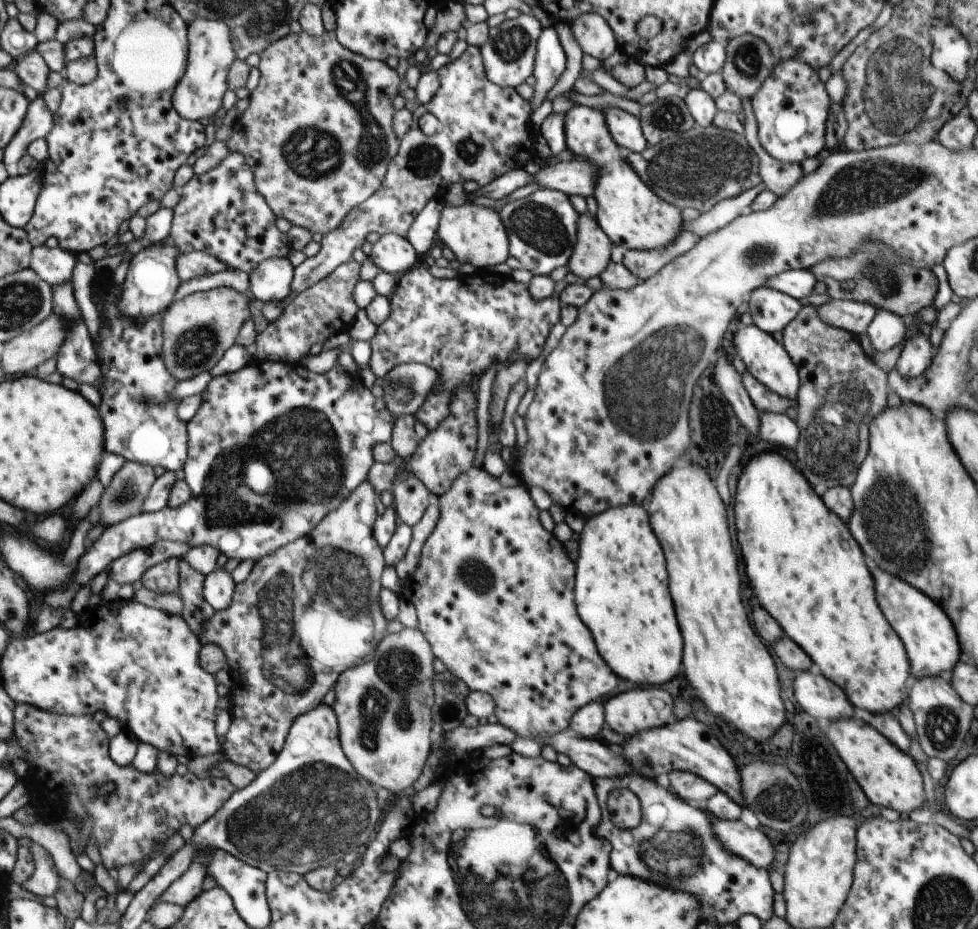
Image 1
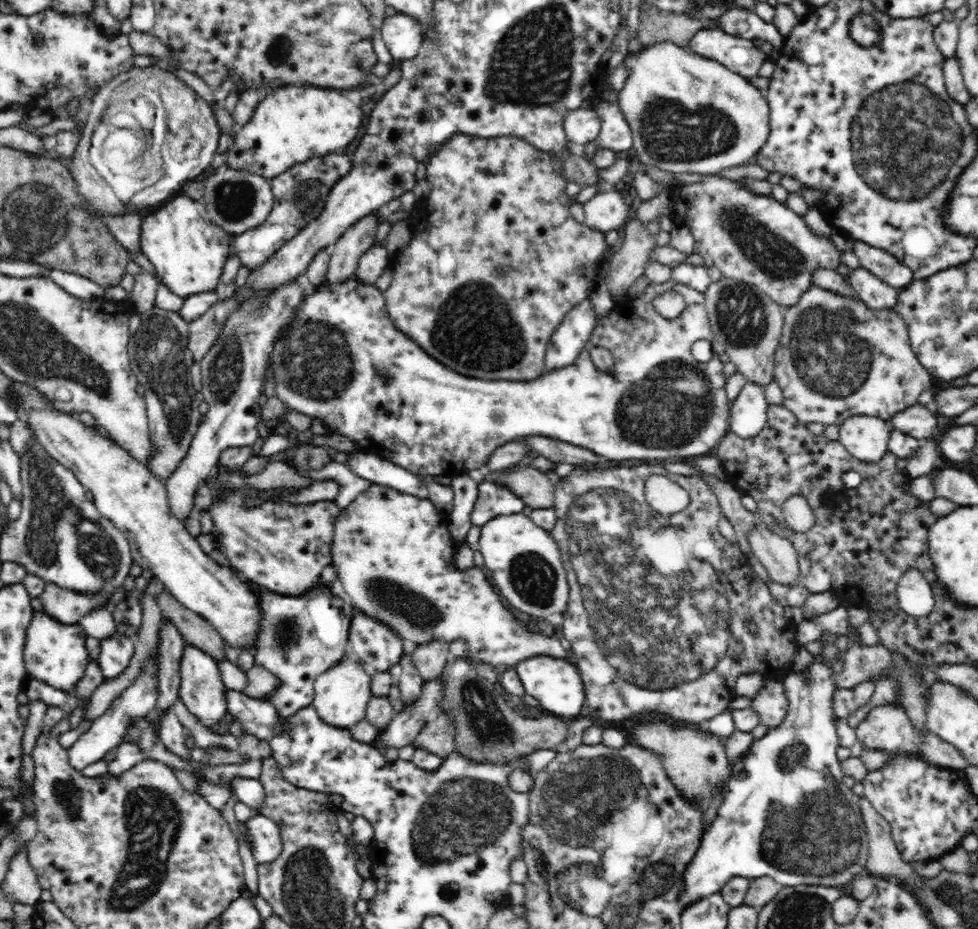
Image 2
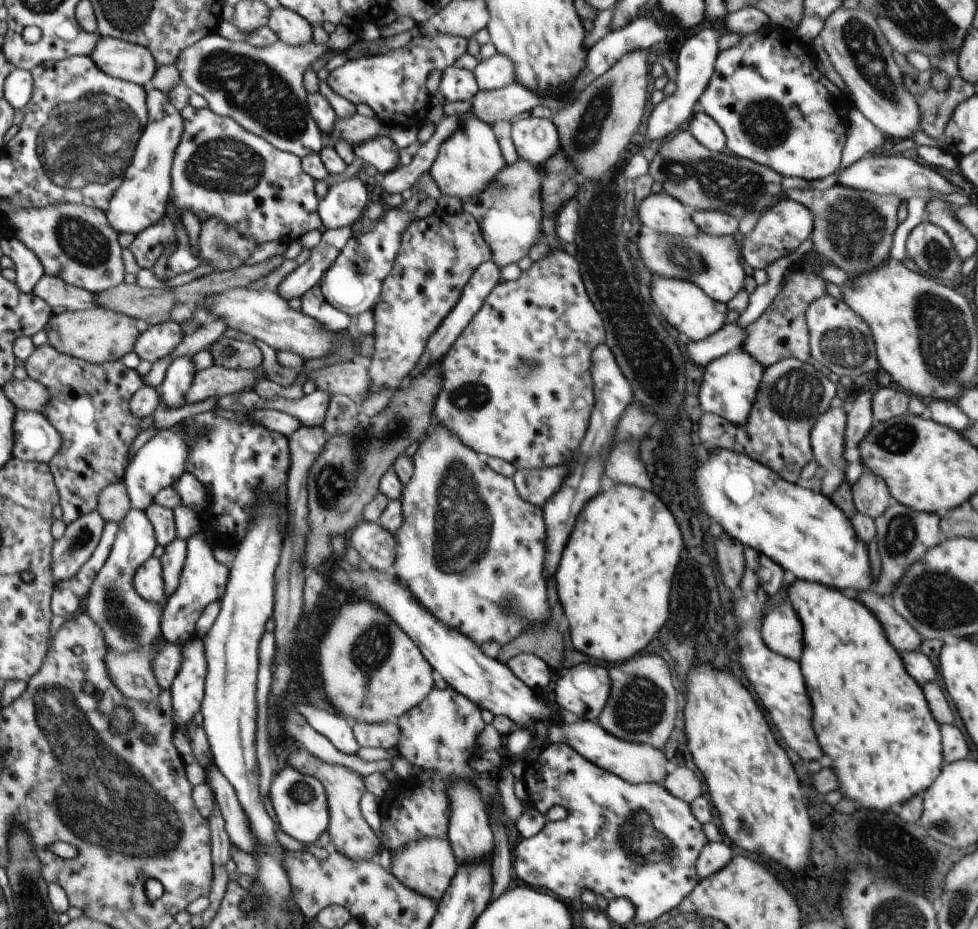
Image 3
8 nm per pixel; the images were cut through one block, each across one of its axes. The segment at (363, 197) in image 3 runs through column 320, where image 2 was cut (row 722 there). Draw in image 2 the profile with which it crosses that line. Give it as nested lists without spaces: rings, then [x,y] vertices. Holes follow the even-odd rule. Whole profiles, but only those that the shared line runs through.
[[[187,644],[184,646],[182,658],[180,660],[180,681],[181,684],[178,689],[178,696],[184,706],[212,733],[216,730],[218,722],[222,720],[222,716],[226,715],[227,698],[225,692],[227,691],[217,661],[209,654],[200,650],[197,646]]]

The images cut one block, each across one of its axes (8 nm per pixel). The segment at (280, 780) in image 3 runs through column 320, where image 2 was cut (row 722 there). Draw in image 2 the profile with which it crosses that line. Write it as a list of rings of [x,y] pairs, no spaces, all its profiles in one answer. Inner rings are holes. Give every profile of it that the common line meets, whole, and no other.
[[[822,650],[818,652],[817,657],[808,656],[807,658],[803,658],[804,664],[783,679],[782,684],[784,686],[784,692],[788,698],[788,712],[786,712],[786,716],[784,716],[784,722],[778,727],[770,727],[762,738],[754,740],[750,748],[748,748],[744,754],[741,754],[736,759],[736,762],[732,764],[732,774],[730,774],[730,780],[728,780],[728,784],[726,784],[726,794],[723,797],[720,808],[717,810],[717,816],[703,834],[696,854],[683,870],[683,875],[681,876],[684,878],[684,890],[682,890],[681,896],[682,910],[694,905],[705,897],[720,893],[727,882],[735,877],[745,877],[752,880],[768,876],[774,881],[786,885],[786,887],[815,885],[847,889],[850,882],[856,877],[864,878],[864,876],[870,874],[867,869],[869,849],[867,832],[857,802],[859,797],[854,795],[852,788],[849,788],[844,783],[845,774],[842,772],[838,757],[836,757],[836,750],[838,750],[839,744],[838,735],[836,735],[836,723],[834,722],[839,718],[834,714],[834,709],[832,709],[832,698],[834,692],[840,688],[836,685],[836,676],[834,675],[834,671],[832,671],[832,666],[828,665],[828,663],[824,663],[821,654]]]

